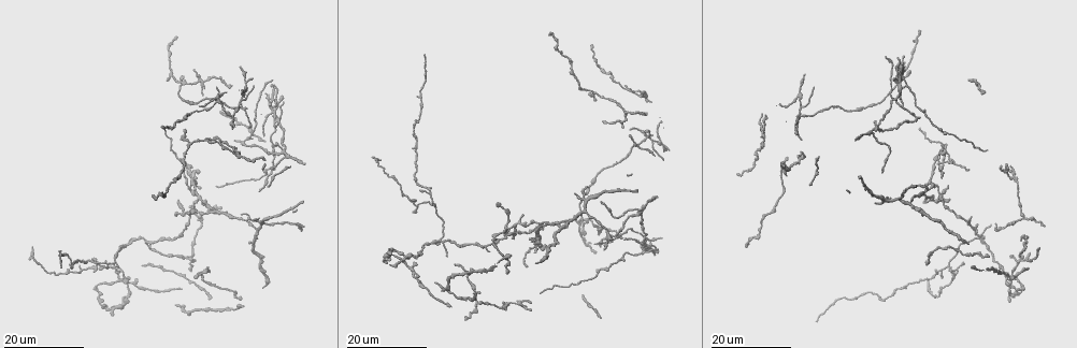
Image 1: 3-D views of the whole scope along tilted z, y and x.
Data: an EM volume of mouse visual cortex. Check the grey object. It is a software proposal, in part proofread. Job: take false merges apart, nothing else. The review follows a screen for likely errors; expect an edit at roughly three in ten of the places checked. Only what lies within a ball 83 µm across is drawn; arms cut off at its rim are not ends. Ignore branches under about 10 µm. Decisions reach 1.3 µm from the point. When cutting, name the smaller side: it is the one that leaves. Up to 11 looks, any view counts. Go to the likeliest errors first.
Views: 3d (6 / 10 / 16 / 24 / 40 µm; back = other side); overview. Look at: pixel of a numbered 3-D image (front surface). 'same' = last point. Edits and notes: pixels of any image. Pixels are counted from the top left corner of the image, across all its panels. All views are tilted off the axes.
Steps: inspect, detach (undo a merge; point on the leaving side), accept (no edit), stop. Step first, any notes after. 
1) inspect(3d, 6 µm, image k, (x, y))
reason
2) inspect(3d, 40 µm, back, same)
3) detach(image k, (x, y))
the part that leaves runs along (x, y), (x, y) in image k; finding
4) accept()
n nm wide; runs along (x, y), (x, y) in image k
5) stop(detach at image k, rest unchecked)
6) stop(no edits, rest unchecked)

inspect(3d, 16 µm, image 1, (979, 234))
looks like a crossing

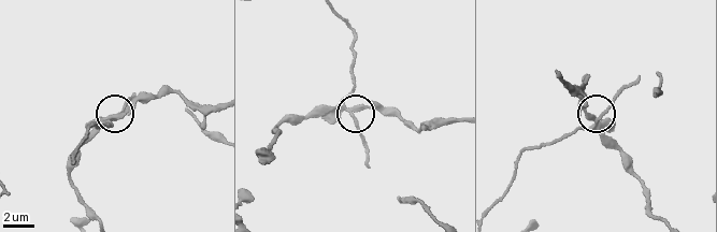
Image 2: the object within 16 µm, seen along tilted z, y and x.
inspect(3d, 6 µm, image 2, (595, 116))
zoom in

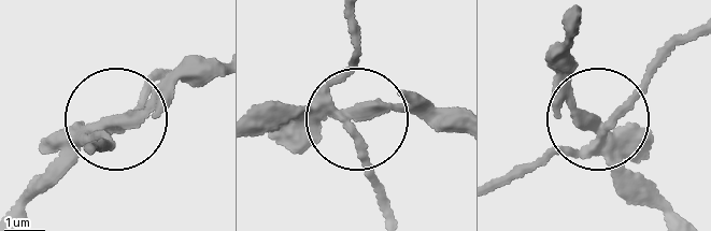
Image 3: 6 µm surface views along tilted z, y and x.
detach(image 3, (358, 157))
the part that leaves runs along (317, 111), (345, 63), (352, 19) in image 3; a second cell is stuck on

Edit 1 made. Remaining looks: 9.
inspect(overview)
see it whole again

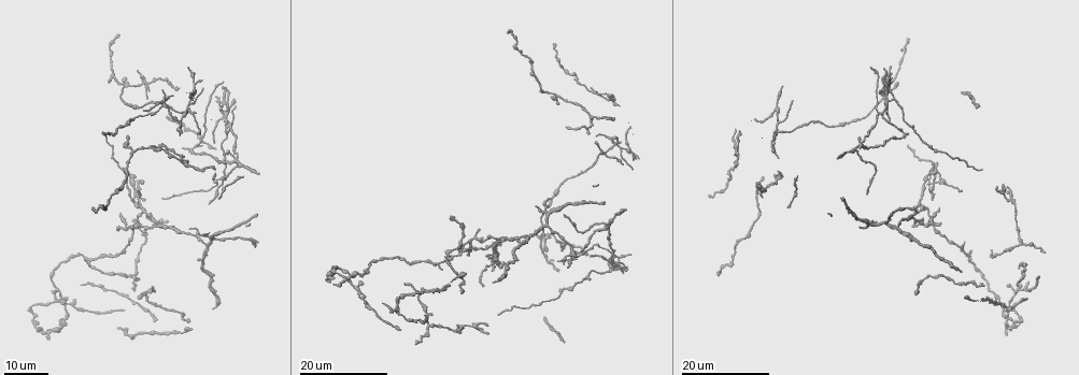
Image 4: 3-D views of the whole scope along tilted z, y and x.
inspect(3d, 24 µm, image 4, (240, 166))
four-way junction

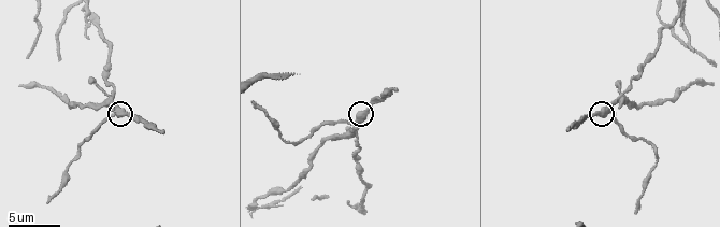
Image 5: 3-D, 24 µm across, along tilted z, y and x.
inspect(3d, 6 µm, image 5, (609, 110))
closer look

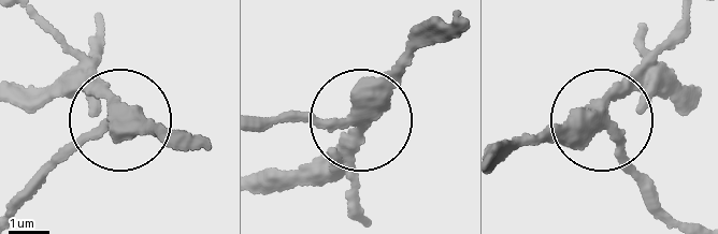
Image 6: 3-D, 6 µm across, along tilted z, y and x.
accept()
380 nm wide; runs along (356, 217), (345, 189), (359, 126), (268, 125) in image 6; continuous, no second cell

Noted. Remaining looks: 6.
inspect(3d, 24 µm, image 4, (550, 237))
four-way junction

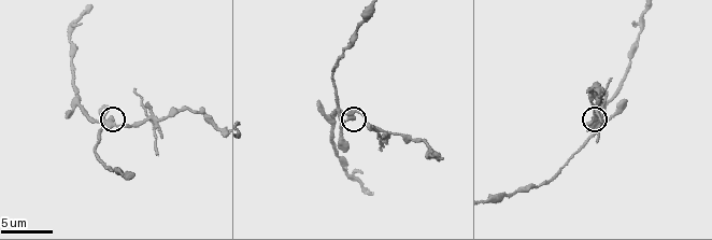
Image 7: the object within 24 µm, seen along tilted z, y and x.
inspect(3d, 6 µm, image 7, (109, 121))

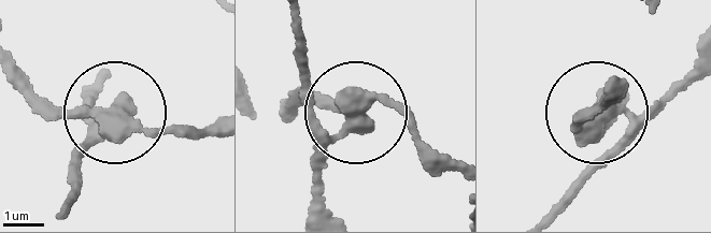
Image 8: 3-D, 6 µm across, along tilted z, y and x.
detach(image 8, (323, 166))
4 arms; the part that leaves runs along (355, 125), (318, 122), (303, 99), (289, 10) in image 8; two cells meet here

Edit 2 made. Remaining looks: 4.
inspect(overview)

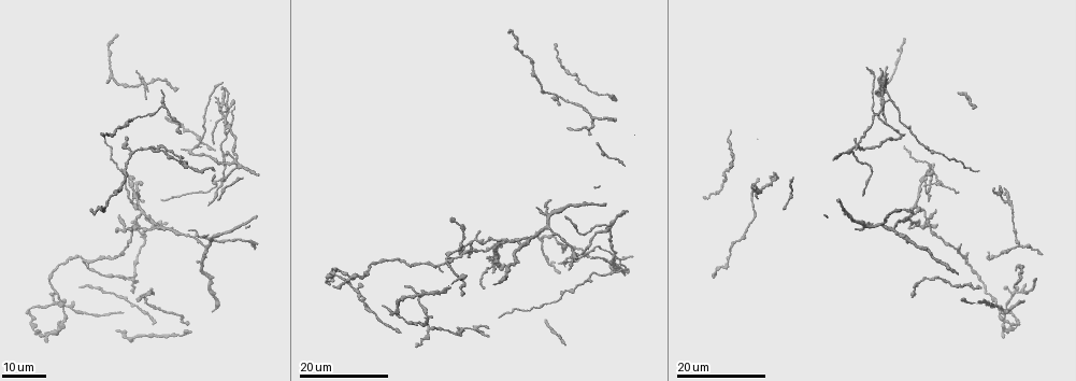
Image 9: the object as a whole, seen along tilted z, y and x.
inspect(3d, 24 µm, image 9, (499, 239))
arms part here

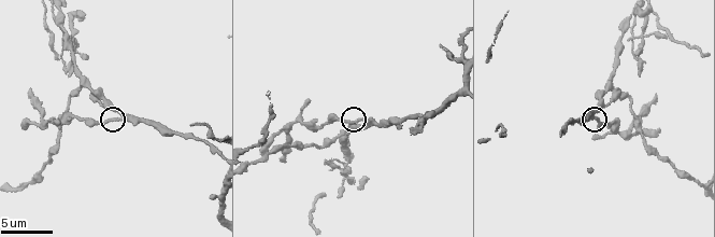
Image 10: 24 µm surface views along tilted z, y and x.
inspect(3d, 6 µm, image 10, (355, 122))
closer look

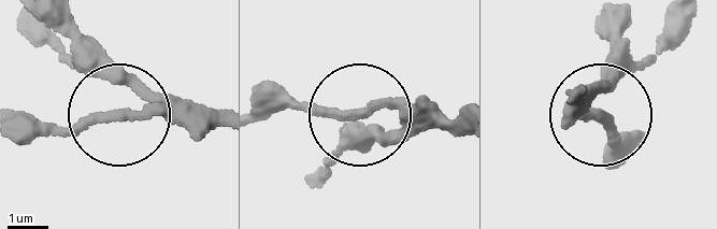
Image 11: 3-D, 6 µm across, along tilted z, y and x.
accept()
160 nm wide; one cell here

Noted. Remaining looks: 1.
inspect(3d, 10 µm, image 10, (298, 121))
calibre changes

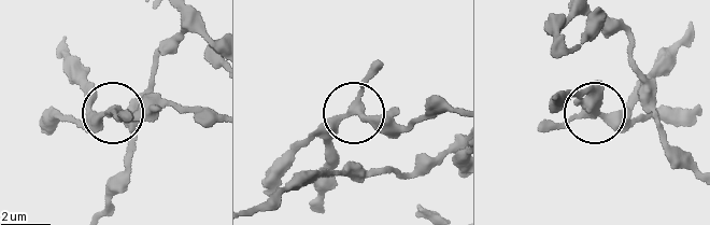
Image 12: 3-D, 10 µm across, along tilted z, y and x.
accept()
290 nm wide; all the same cell

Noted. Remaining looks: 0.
stop(detach at image 3, detach at image 8, rest unchecked)

